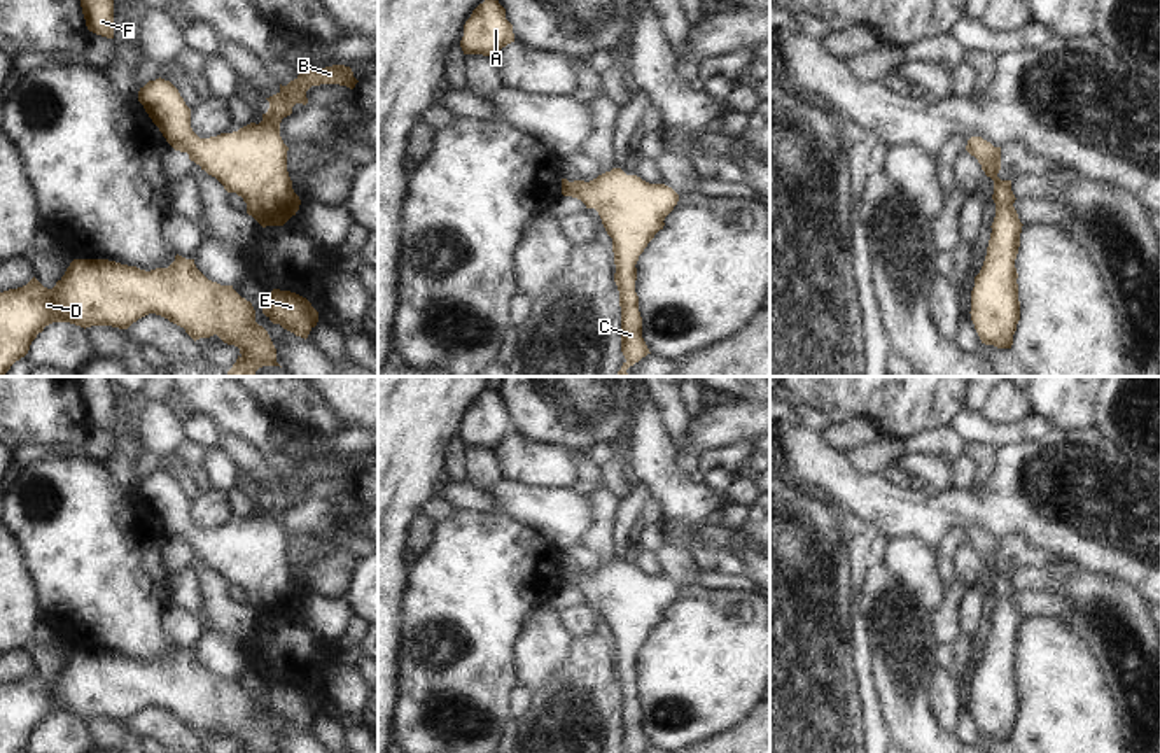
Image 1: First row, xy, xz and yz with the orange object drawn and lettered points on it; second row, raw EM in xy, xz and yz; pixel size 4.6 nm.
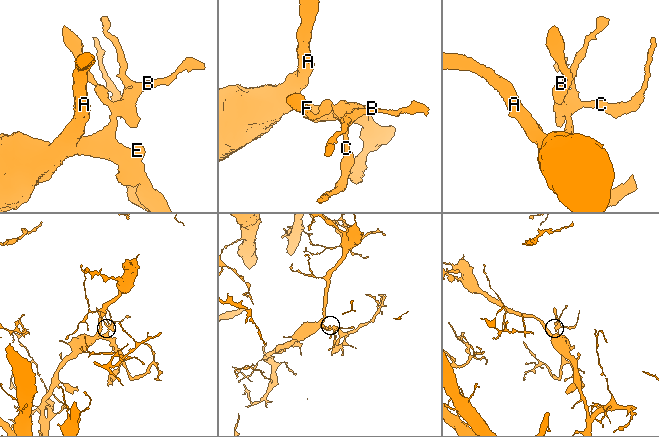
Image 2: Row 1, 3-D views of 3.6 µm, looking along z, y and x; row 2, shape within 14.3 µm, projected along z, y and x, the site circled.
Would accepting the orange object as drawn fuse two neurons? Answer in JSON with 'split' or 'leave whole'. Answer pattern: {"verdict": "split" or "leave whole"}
{"verdict": "leave whole"}

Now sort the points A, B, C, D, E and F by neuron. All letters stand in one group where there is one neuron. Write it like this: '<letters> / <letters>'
A B C D E F

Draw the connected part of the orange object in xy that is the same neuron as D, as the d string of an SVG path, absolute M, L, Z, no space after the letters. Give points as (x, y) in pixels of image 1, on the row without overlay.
M175 648L168 660L150 664L108 651L73 651L52 681L35 669L23 679L0 685L0 753L19 753L31 734L52 714L80 720L112 718L128 721L138 711L156 706L185 721L196 734L217 727L240 741L236 753L276 753L268 723L255 714L255 702L233 678L208 672L194 651Z

